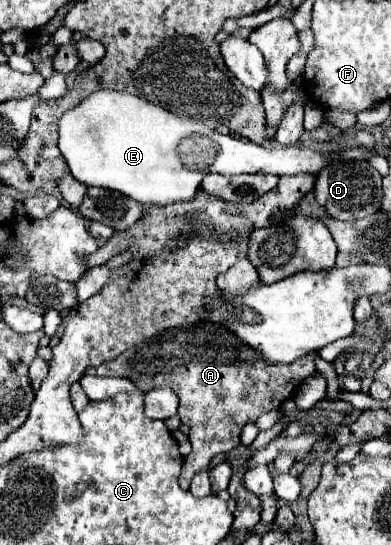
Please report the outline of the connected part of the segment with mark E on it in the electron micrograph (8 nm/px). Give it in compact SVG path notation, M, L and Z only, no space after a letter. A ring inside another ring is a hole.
M100 89L80 101L76 107L66 111L58 123L58 147L64 155L68 169L76 181L82 181L86 187L102 187L110 191L118 191L140 205L170 205L178 201L190 201L200 189L204 175L220 173L220 175L240 175L240 173L270 173L270 175L298 175L312 173L316 175L328 161L328 155L316 153L312 149L300 147L264 147L246 139L238 139L234 135L222 135L216 129L206 127L194 119L178 117L158 105L148 103L142 97ZM184 139L184 165L180 155L180 145Z

